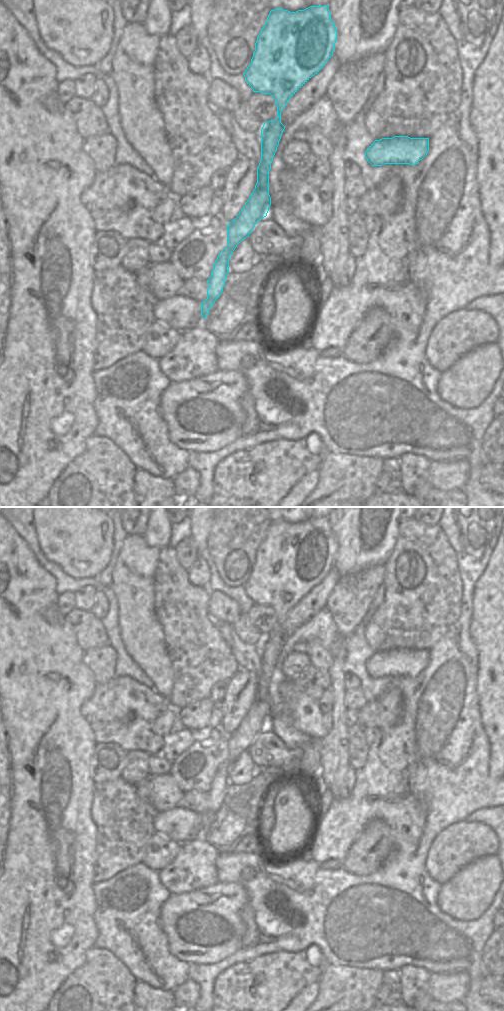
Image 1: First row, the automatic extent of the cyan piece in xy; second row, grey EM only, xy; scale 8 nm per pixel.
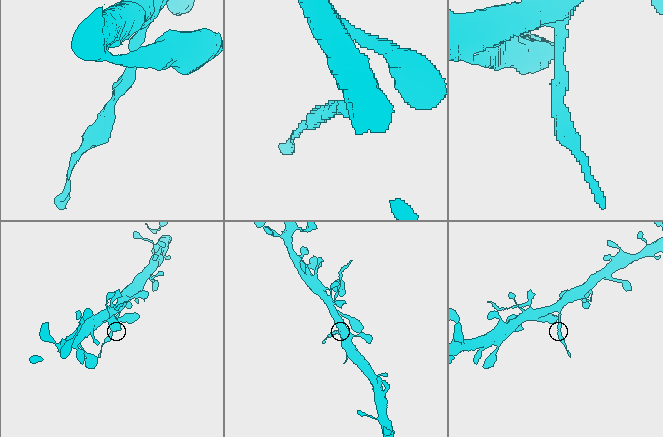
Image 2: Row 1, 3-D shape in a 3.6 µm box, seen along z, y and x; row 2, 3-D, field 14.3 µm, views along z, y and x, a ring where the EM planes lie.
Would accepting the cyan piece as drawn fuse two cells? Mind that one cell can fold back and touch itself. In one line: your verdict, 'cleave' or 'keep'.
cleave

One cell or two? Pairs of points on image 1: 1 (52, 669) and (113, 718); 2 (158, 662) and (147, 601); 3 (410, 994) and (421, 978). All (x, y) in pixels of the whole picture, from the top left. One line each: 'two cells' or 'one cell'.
1: two cells
2: one cell
3: one cell

